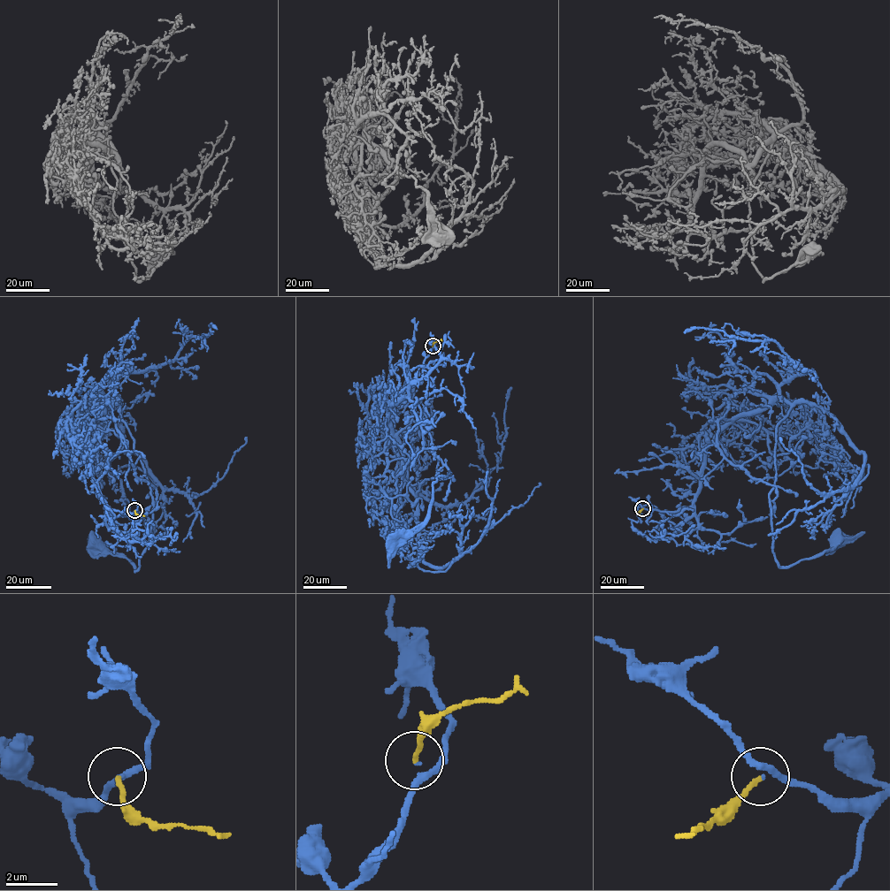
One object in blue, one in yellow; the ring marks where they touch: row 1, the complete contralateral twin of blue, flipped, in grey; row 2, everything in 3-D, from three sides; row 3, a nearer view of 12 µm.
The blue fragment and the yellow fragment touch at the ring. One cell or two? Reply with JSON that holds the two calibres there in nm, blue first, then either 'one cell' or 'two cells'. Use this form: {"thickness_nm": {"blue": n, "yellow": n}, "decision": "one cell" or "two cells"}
{"thickness_nm": {"blue": 180, "yellow": 180}, "decision": "one cell"}

